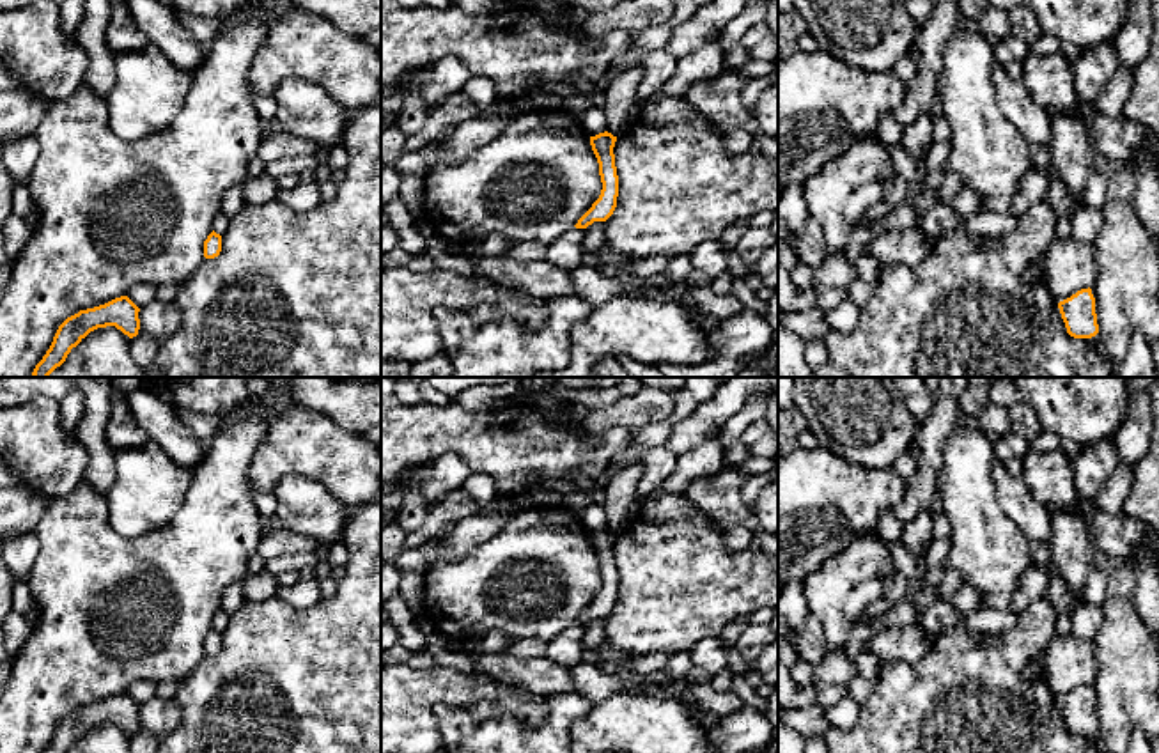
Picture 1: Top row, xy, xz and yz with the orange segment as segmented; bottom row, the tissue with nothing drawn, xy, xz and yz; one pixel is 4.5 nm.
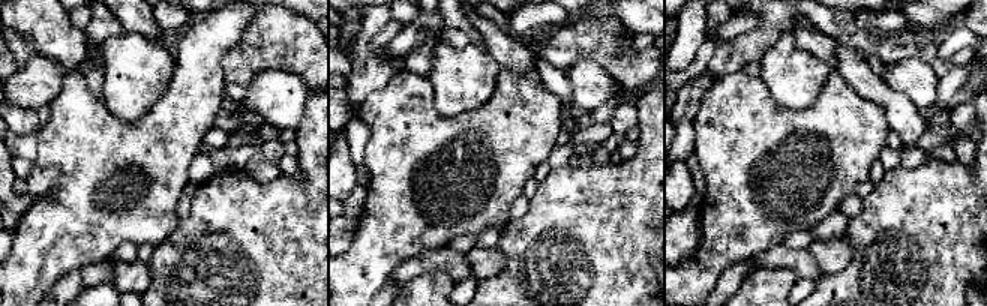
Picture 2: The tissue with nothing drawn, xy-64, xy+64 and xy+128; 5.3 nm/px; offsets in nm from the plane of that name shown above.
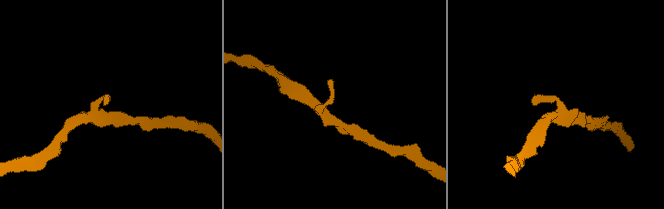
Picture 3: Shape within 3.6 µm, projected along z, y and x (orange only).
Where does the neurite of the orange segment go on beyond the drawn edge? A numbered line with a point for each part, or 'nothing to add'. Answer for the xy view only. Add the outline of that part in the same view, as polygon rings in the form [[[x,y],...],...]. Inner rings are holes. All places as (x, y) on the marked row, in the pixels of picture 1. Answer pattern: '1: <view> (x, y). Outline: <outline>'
nothing to add

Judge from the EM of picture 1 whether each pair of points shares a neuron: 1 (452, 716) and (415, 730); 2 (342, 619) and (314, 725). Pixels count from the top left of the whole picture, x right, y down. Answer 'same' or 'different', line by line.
1: different
2: same

